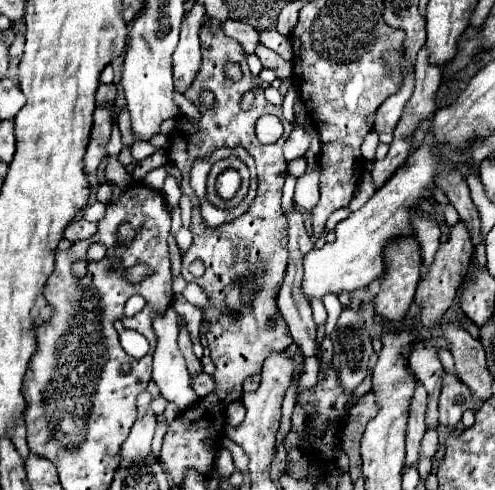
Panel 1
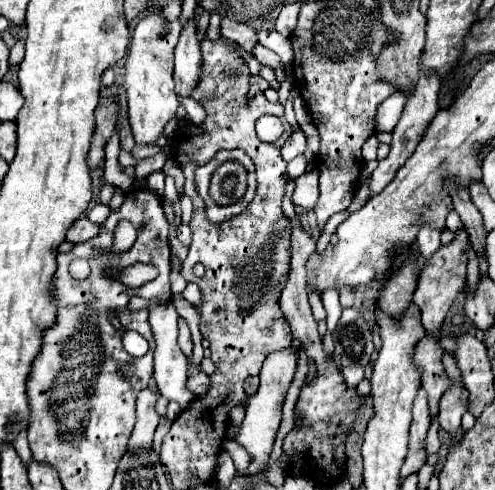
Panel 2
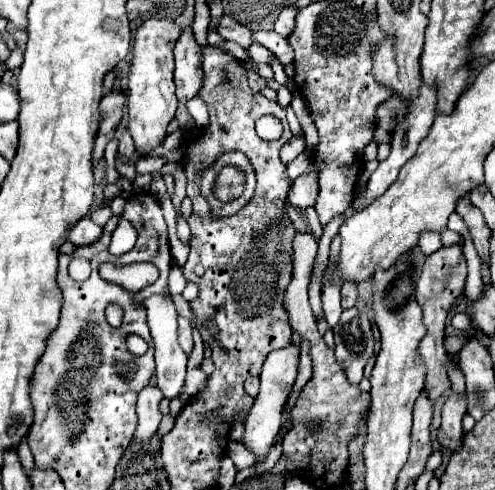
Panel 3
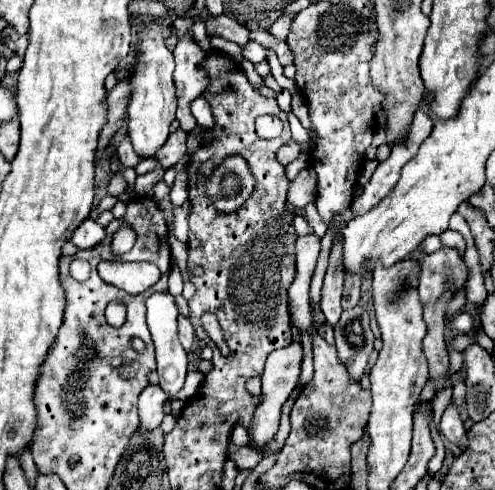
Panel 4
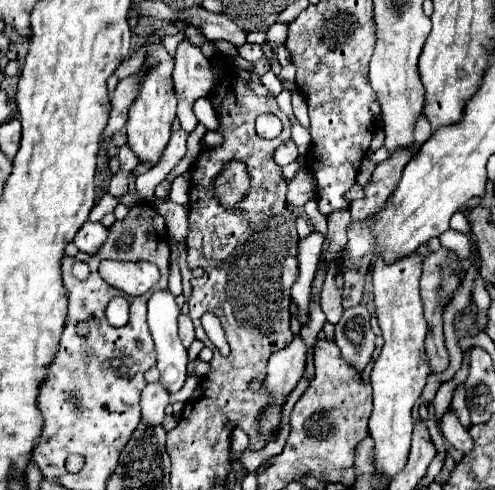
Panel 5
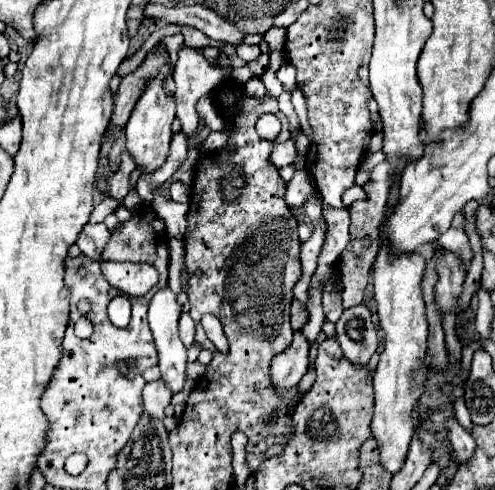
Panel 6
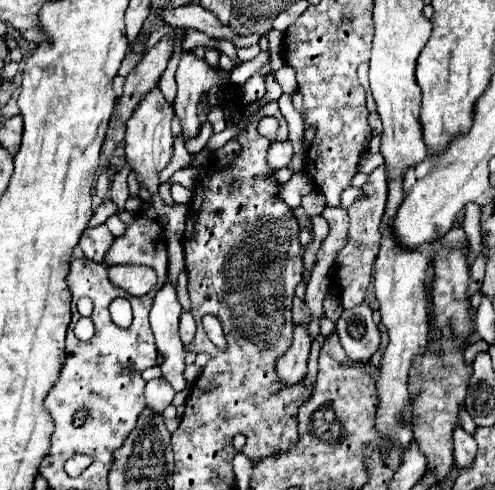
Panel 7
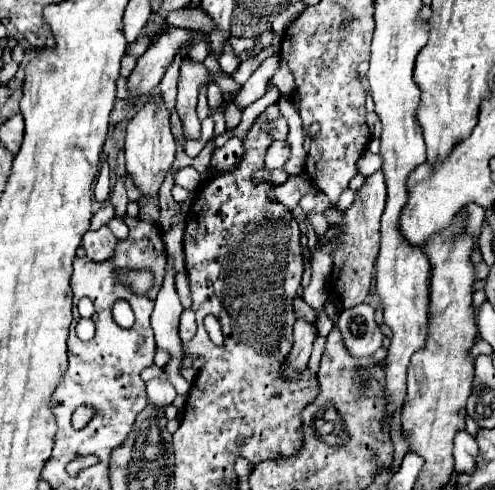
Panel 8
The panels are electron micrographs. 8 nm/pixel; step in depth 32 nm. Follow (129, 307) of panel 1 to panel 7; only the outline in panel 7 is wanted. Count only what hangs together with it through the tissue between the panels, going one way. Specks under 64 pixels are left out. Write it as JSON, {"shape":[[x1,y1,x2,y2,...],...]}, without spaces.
{"shape":[[168,278,164,288,160,288,154,298,154,306,150,310,150,326,156,336,158,352,164,356,164,364,160,366,162,376,172,384,172,388,176,392,182,392,188,388,188,382,182,376,186,350,178,336,180,314,182,314,182,306,180,306,180,302,176,298,176,290]]}

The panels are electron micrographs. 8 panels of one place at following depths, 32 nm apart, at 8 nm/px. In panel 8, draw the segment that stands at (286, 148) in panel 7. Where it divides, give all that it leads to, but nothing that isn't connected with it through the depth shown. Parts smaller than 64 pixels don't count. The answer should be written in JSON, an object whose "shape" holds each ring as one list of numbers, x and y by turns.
{"shape":[[274,142,274,144,268,148,268,152,266,152,264,164,266,164,268,170,282,168,282,166,286,164,288,156,290,156,290,146,288,146,286,142]]}

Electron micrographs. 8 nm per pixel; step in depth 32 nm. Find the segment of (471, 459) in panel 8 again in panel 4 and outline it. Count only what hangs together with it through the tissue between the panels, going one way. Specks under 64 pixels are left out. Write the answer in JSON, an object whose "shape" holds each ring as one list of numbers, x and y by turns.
{"shape":[[450,402,450,406,446,408,444,416,442,416,442,422,440,422,440,432,452,442,456,444,460,450,468,448,468,434,466,434,466,428,460,420,460,414,458,414,458,408]]}

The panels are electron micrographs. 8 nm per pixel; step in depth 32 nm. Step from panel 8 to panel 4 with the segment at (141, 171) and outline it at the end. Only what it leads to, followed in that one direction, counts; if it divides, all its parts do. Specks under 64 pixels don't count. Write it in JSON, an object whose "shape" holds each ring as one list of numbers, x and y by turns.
{"shape":[[148,24,144,32,140,32,140,46,136,52,138,66,130,74,130,82,134,86,132,100,128,104,128,136,134,146,134,152,140,158,156,158,156,152,166,144,170,134,170,124,176,114,176,94,174,94,174,56,166,48,164,40,174,36,176,32,170,26]]}

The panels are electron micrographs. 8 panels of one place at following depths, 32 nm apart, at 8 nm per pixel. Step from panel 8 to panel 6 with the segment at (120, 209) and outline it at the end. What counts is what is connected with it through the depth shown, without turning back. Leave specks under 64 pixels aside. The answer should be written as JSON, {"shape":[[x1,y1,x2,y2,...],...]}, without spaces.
{"shape":[[124,152,124,154,122,154,122,164,120,164,118,172,112,176,112,180,110,180,110,190,108,190,108,196,112,196,120,206,124,204,124,198,126,198,126,194,130,192,128,176,130,176,132,170,134,170,134,162,132,162,132,158,128,156,128,152]]}

